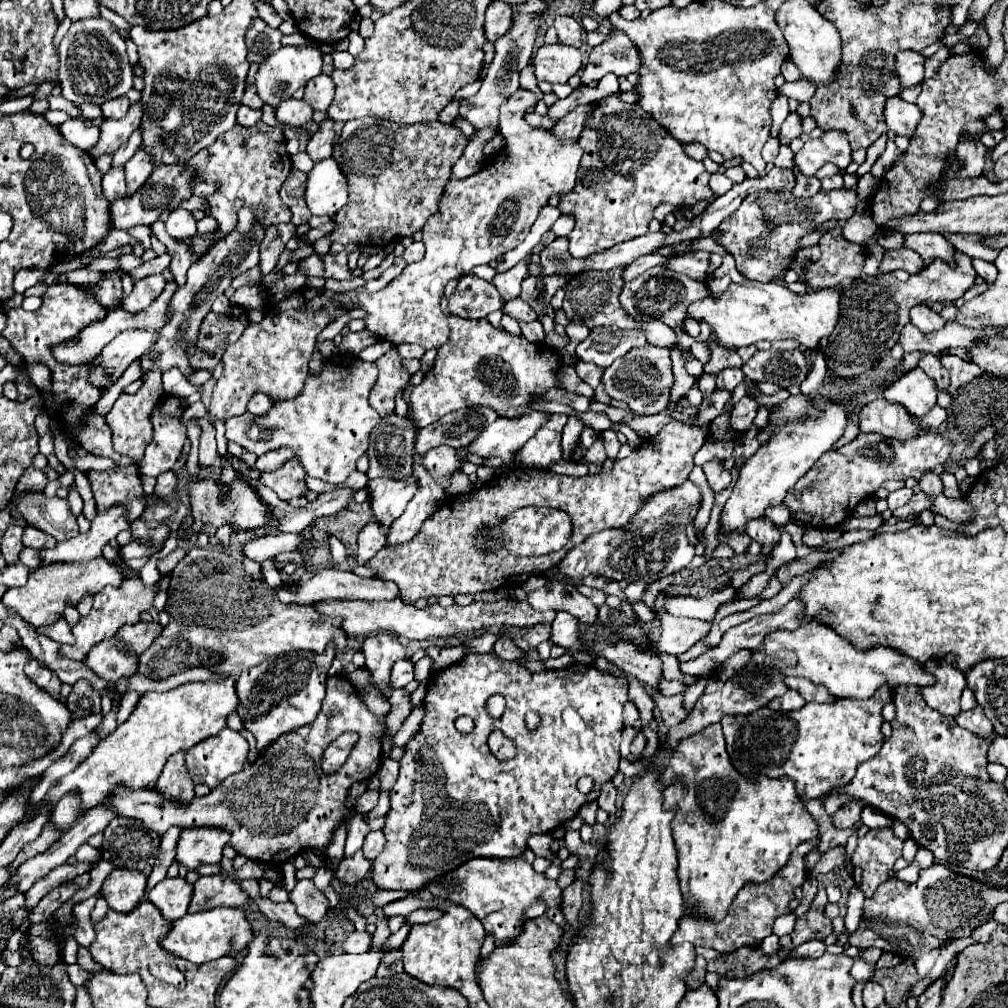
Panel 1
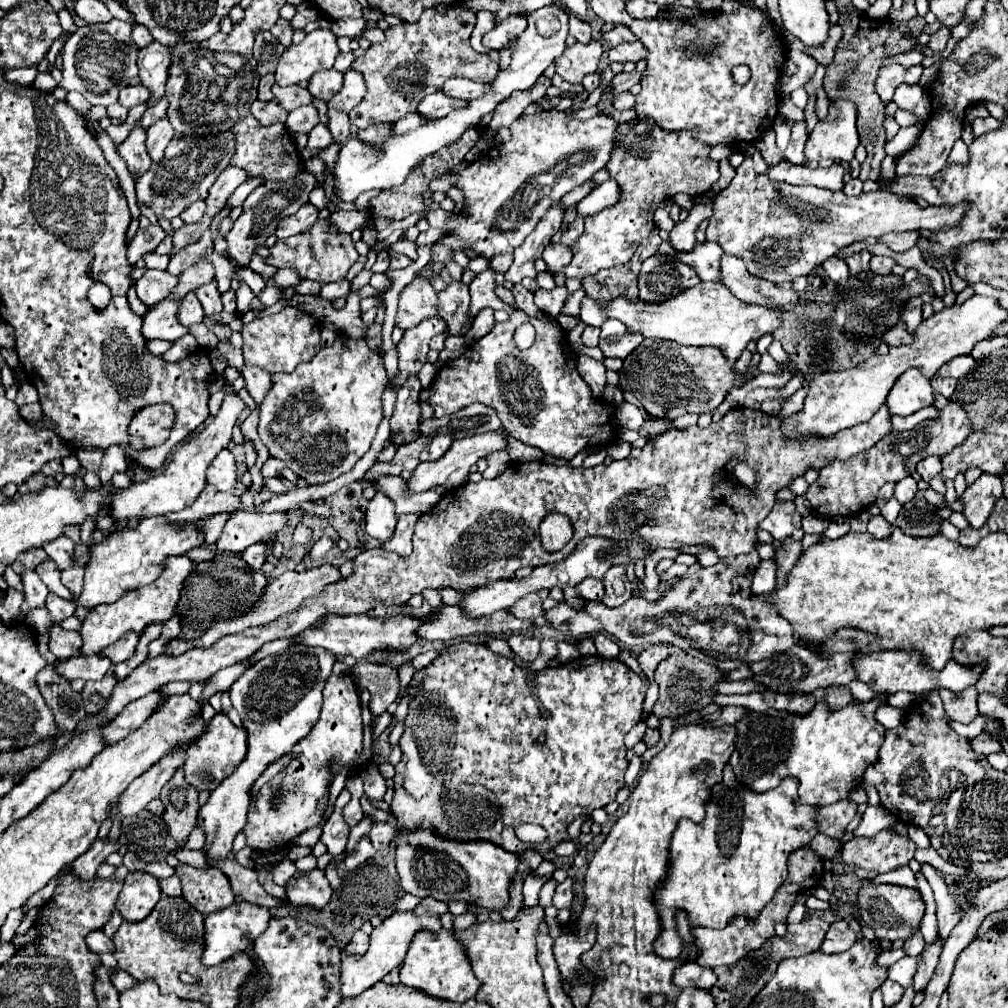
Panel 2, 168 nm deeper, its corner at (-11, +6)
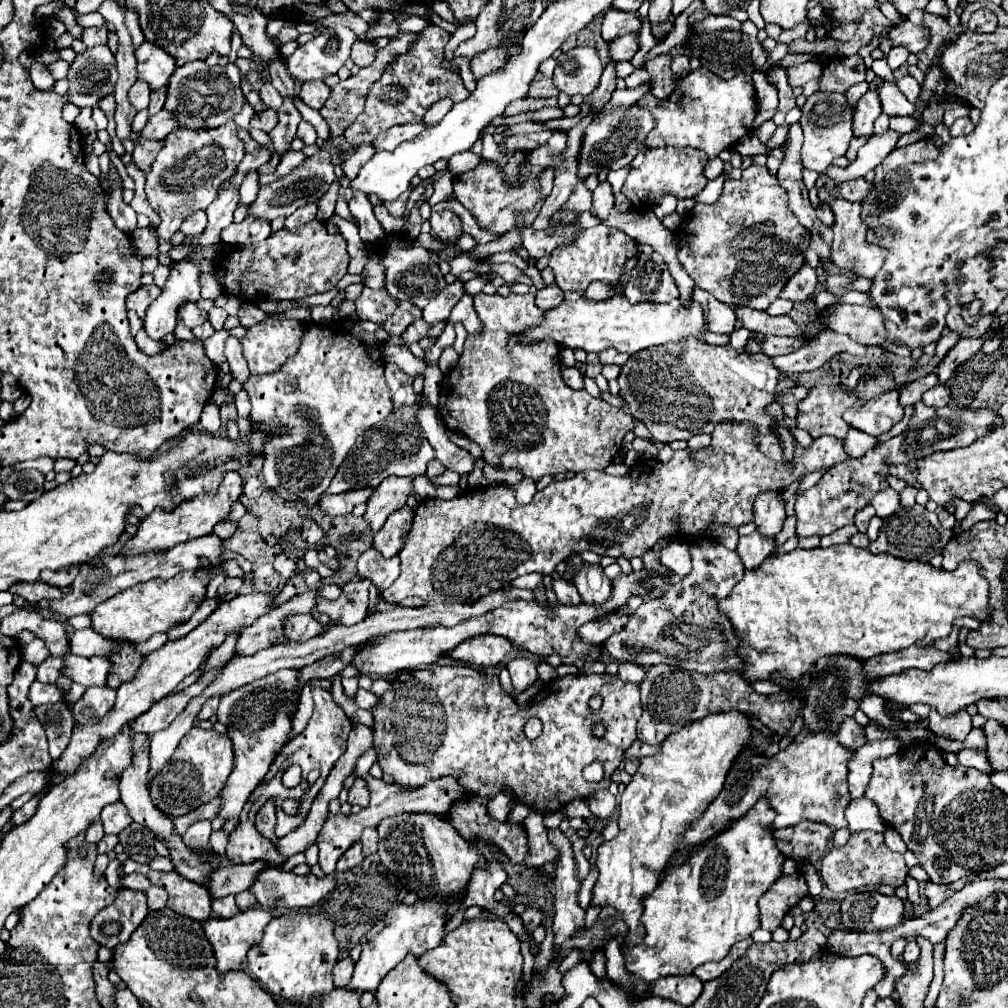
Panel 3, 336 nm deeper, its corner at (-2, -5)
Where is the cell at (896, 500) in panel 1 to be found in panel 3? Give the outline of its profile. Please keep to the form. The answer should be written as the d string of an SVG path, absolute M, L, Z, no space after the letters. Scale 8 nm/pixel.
M884 489L870 503L874 505L876 515L884 519L884 517L892 515L894 511L898 511L898 507L900 507L900 495L894 489Z

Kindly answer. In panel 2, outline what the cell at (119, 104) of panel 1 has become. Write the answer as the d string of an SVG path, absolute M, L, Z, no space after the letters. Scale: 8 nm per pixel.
M137 84L137 86L123 88L123 92L119 94L119 104L125 108L133 108L137 104L145 104L149 98L151 98L149 88L145 88L143 84Z

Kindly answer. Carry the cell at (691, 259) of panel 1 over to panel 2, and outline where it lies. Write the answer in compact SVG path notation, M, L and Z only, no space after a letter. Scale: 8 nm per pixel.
M735 256L721 258L721 274L723 284L747 304L787 310L799 302L799 294L793 292L789 284L767 284L767 280L755 280L755 276L747 272L743 260Z

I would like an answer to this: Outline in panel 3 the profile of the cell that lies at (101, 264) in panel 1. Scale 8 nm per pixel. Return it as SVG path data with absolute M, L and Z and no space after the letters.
M136 229L132 233L132 241L134 241L134 249L136 249L136 255L138 259L146 259L150 255L156 253L158 249L158 243L156 243L156 235L152 229Z

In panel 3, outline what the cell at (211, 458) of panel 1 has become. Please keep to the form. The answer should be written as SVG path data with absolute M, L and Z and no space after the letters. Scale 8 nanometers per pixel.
M228 471L214 495L198 495L194 499L182 501L174 511L164 511L164 509L152 511L144 521L138 523L136 535L130 541L126 541L120 555L122 557L138 557L138 555L148 555L148 553L162 553L162 551L166 551L178 543L184 543L188 539L210 535L214 525L218 521L226 519L226 515L230 513L230 505L238 499L240 493L242 493L240 475L236 471Z

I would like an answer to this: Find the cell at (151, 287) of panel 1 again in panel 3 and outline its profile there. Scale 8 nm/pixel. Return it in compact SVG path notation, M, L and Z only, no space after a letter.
M142 285L142 287L138 287L136 291L132 291L132 293L126 297L126 307L132 309L132 311L136 311L138 317L142 319L144 313L146 313L146 309L148 309L148 305L150 305L158 295L160 295L160 287L158 287L158 285Z

